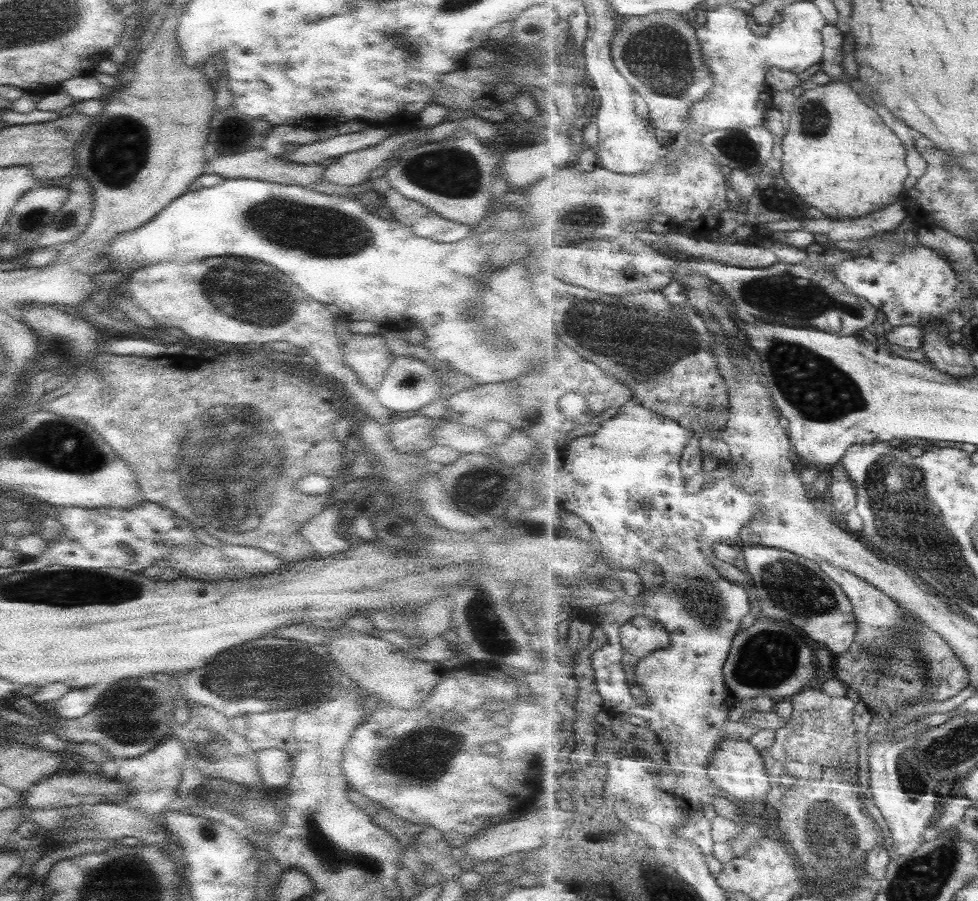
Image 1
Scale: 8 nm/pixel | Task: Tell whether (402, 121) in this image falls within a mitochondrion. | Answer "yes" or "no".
no

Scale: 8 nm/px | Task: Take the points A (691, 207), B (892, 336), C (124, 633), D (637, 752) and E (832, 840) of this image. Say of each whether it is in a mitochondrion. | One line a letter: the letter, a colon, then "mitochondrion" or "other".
A: other
B: other
C: other
D: other
E: mitochondrion

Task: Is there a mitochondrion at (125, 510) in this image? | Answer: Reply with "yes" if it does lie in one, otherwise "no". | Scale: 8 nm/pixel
no

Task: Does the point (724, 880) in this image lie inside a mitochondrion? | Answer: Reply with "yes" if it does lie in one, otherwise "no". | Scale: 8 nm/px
no

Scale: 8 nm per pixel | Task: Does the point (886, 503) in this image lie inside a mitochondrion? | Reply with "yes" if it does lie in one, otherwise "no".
yes

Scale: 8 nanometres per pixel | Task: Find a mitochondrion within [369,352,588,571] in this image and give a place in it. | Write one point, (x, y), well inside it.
(532, 528)

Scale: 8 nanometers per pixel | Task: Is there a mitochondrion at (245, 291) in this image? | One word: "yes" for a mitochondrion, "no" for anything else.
yes

